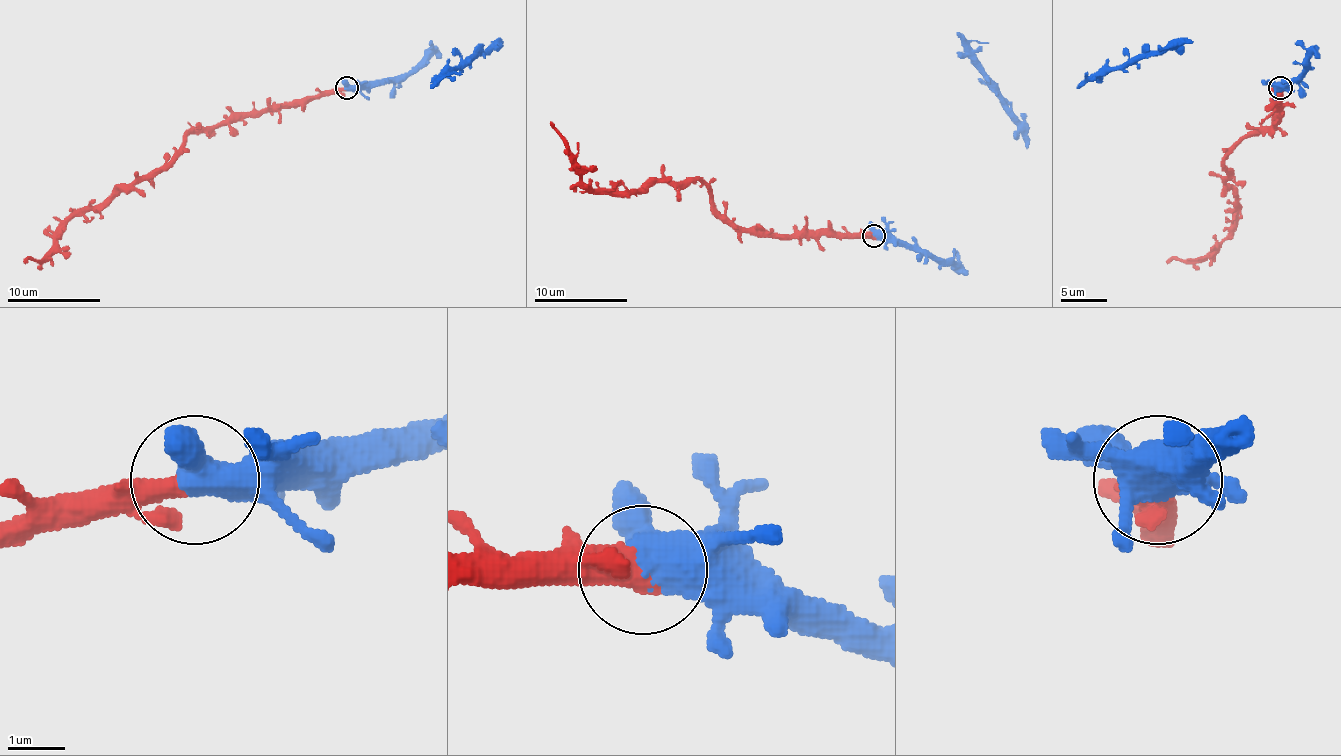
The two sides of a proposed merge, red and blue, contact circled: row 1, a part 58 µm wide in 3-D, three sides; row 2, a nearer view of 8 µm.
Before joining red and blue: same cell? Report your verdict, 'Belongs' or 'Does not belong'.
Belongs

